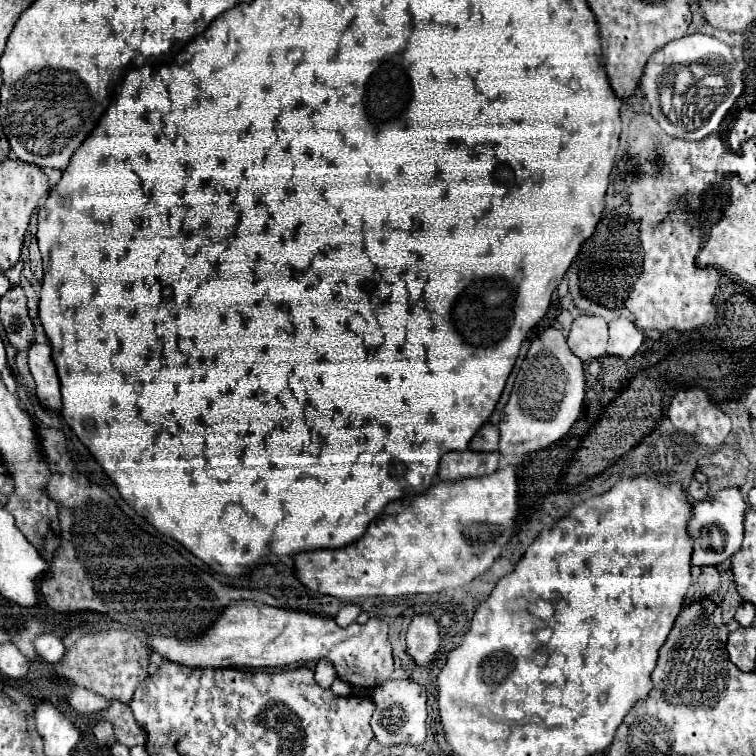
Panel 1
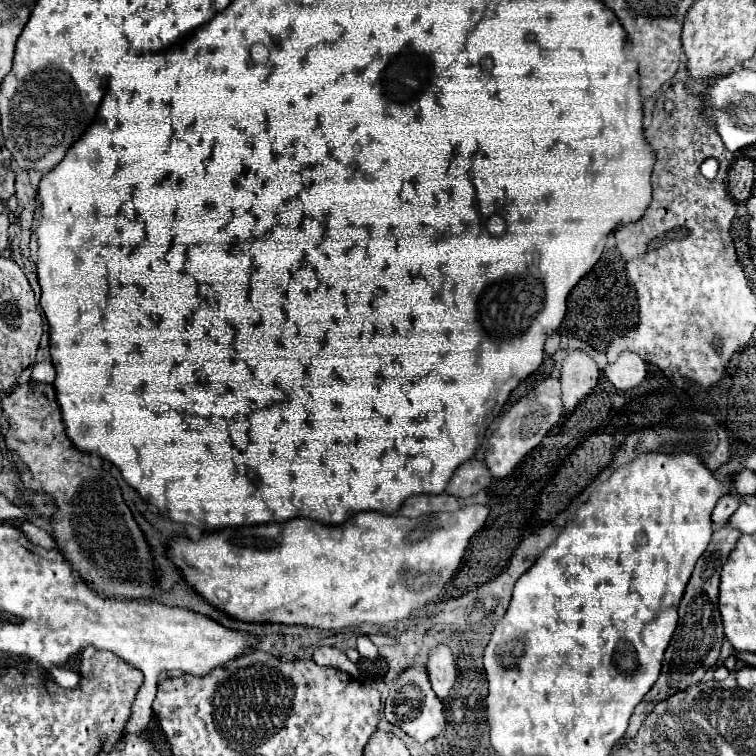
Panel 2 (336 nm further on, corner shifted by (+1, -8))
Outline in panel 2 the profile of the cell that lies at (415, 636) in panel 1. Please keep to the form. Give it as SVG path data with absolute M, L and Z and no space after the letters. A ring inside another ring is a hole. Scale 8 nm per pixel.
M436 645L434 649L430 649L426 669L434 693L440 699L446 699L452 693L452 687L458 677L458 665L452 651L446 645Z

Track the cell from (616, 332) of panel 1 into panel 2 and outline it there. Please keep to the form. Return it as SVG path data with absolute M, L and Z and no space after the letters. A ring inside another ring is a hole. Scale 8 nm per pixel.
M624 351L618 355L618 359L614 363L606 365L604 375L616 389L622 389L622 391L632 389L644 381L646 363L632 351Z

